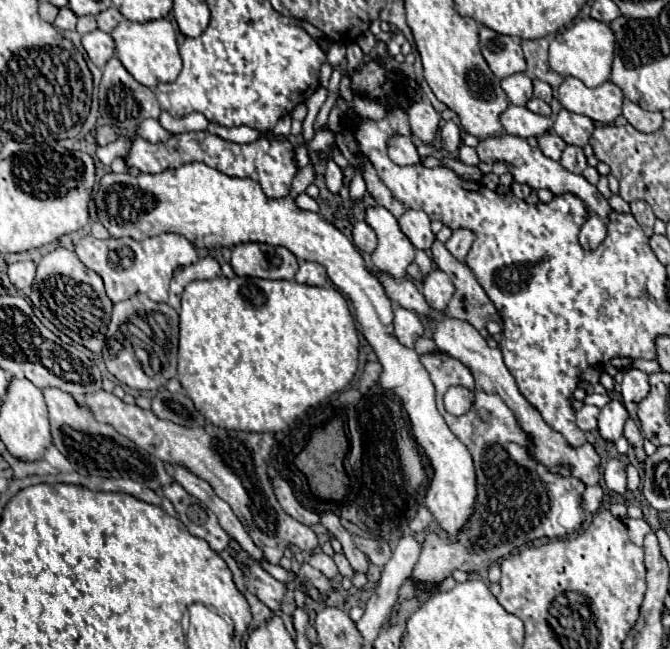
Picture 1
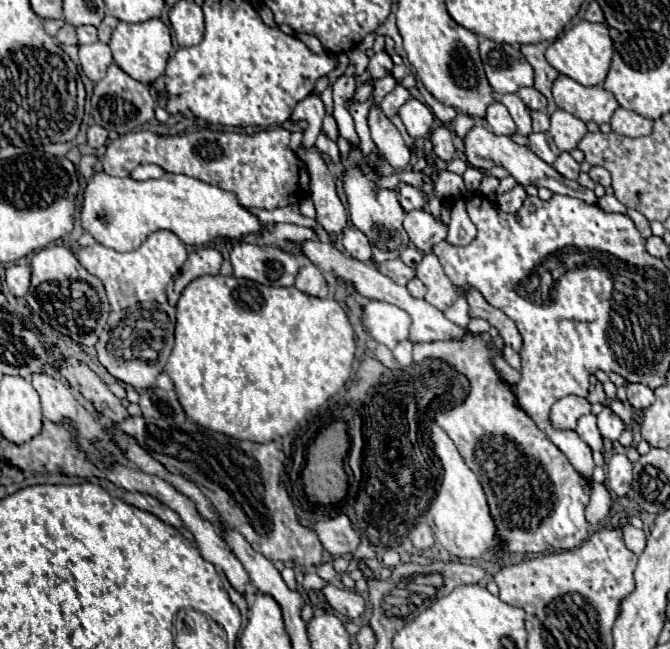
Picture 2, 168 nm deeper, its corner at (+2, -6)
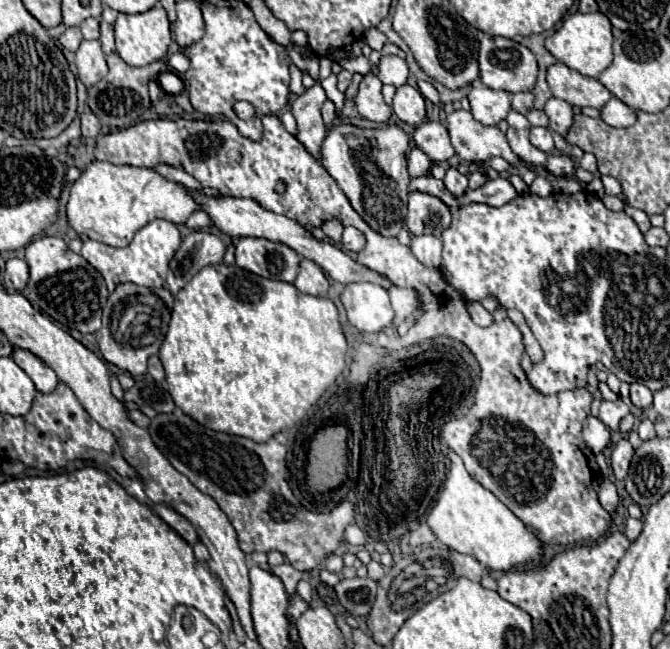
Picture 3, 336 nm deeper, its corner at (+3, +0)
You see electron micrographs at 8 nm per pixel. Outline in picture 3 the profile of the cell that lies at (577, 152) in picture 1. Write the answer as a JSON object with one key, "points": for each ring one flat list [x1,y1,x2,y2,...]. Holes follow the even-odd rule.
{"points":[[550,155,546,161,546,169,558,177,570,177,574,173,574,161,566,155]]}

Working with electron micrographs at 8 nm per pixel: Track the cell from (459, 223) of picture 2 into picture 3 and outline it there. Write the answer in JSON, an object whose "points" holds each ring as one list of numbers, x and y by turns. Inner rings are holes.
{"points":[[450,167,450,169,446,171,444,185,446,185,446,189,448,189,454,197,460,197,460,195,464,195,464,193,468,191,468,177,462,175,462,173,458,173,454,167]]}

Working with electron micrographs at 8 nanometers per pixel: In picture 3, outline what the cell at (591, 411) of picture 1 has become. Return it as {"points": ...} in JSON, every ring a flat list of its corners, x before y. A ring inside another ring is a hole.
{"points":[[588,415,586,421,584,421,584,425,582,425,582,437,584,437,584,443,594,453,602,451,610,443,610,431,608,431,608,427,600,419,596,419,592,415]]}

